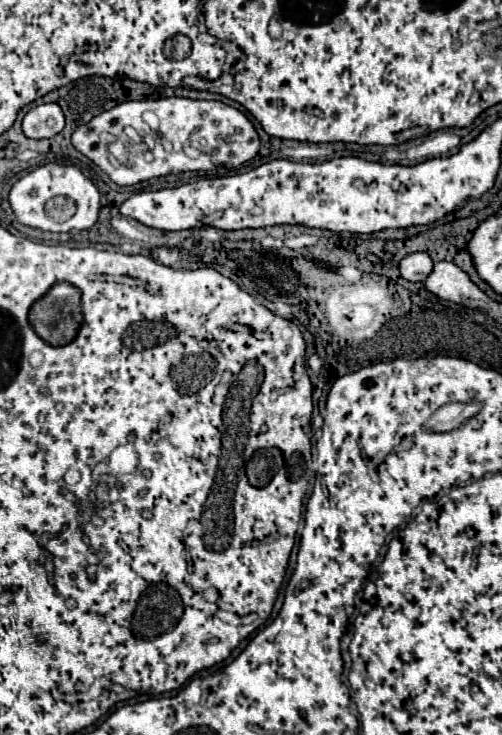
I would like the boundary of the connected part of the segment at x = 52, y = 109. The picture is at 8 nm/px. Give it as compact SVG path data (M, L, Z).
M40 104L32 108L22 122L22 130L28 138L52 138L64 128L64 114L58 104Z

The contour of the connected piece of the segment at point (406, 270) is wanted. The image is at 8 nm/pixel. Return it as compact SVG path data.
M414 252L400 260L400 276L410 282L422 282L432 272L432 260L426 252Z

